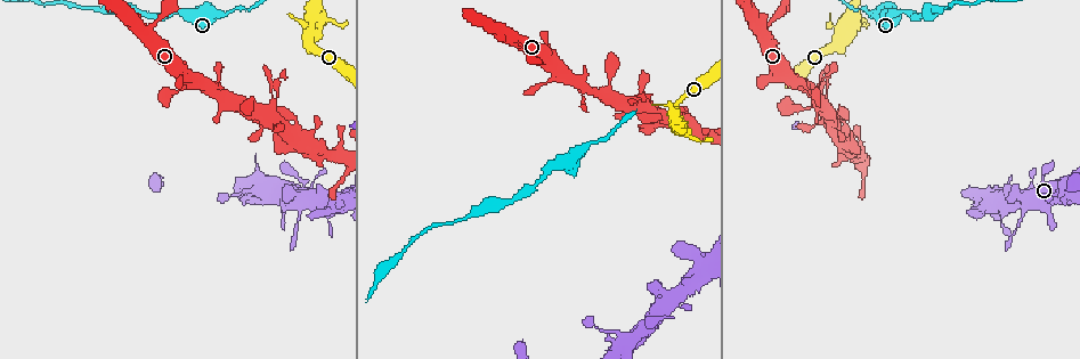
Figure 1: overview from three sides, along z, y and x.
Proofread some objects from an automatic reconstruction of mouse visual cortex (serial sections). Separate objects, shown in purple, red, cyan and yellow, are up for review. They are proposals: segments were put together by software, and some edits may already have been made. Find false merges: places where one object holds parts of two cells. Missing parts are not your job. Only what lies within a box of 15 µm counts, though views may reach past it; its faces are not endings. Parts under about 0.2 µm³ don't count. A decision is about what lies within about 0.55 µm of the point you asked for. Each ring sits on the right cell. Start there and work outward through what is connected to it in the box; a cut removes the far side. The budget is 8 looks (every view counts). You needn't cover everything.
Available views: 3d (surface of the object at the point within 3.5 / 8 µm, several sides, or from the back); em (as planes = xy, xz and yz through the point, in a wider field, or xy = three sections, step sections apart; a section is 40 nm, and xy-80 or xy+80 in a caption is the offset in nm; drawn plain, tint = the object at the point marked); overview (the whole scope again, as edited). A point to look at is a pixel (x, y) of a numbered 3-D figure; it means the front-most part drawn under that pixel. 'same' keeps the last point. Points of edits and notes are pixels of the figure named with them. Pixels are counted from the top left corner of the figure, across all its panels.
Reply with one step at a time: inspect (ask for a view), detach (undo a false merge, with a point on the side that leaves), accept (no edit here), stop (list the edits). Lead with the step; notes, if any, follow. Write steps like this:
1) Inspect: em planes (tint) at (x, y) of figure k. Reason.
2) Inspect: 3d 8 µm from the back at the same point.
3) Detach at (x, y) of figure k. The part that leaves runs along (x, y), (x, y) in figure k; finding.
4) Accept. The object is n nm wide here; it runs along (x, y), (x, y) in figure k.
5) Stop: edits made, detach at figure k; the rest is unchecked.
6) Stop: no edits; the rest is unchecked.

Inspect: 3d 3.5 µm at (220, 13) of figure 1. Thick turns thin.

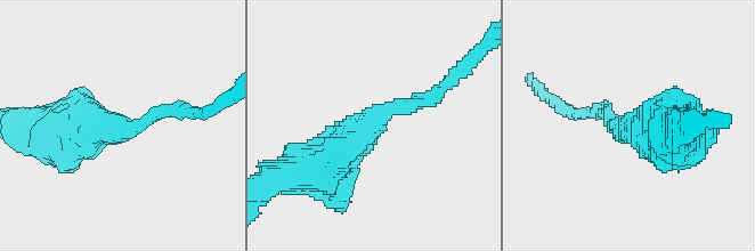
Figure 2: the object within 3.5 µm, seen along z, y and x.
Inspect: em xy step 2 (tint) at (121, 129) of figure 2. Shape alone is not enough.

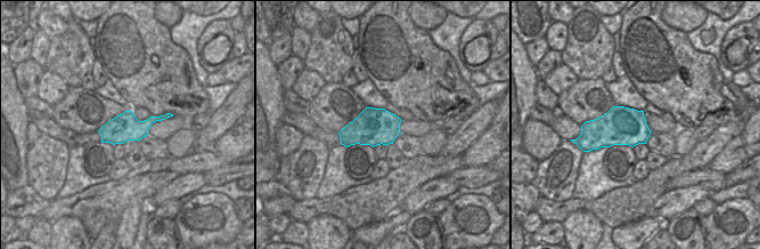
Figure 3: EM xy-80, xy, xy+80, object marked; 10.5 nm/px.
Accept. The object is 400 nm wide here; it runs along (319, 161), (390, 108), (439, 88) in figure 2; all the same cell.

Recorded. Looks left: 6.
Inspect: 3d 3.5 µm from the back at (899, 10) of figure 1. Sudden change in width.

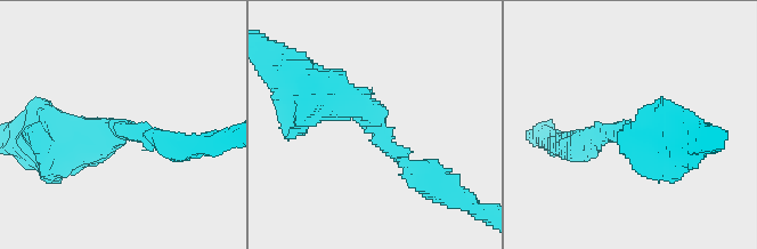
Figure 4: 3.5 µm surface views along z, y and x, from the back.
Inspect: em planes (tint) at (377, 124) of figure 4. The arms are 200, 600 nm wide; need the tissue.

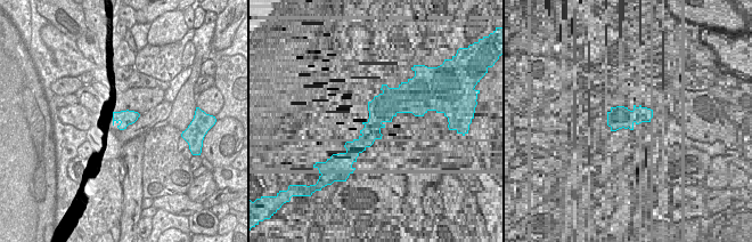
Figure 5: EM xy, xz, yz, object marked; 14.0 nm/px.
Accept. The object is 240 nm wide here; it runs along (314, 90), (363, 107), (422, 175) in figure 4; one cell here.

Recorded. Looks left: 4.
Inspect: 3d 8 µm at (607, 88) of figure 1. Narrows sharply.

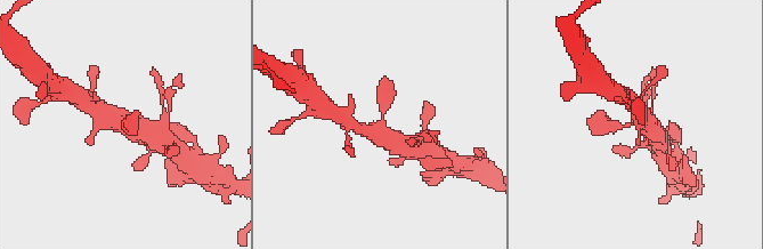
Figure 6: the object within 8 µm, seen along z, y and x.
Inspect: em xy step 2 (tint) at (379, 124) of figure 6. Need the tissue.

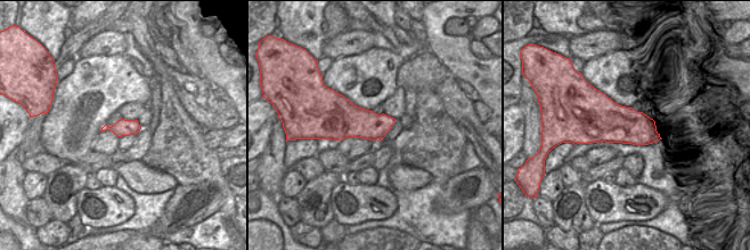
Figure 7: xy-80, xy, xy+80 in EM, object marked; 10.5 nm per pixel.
Accept. It runs along (95, 102), (116, 122), (148, 133) in figure 6; all the same cell.

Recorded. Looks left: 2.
Stop: no edits; the rest is unchecked.

